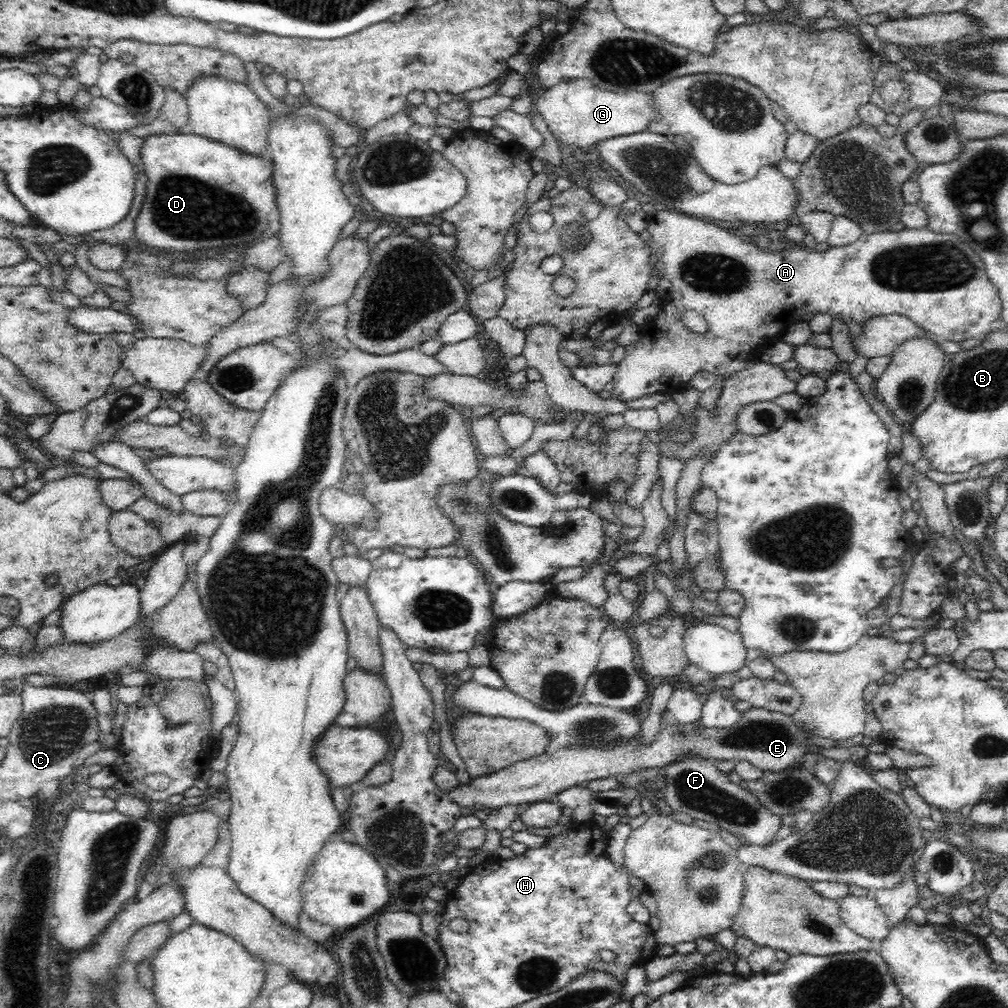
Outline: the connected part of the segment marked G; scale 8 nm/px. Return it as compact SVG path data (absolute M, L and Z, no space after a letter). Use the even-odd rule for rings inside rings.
M590 80L566 81L546 89L537 99L533 110L542 116L558 142L581 149L592 148L619 136L634 136L646 130L646 124L656 116L650 93L602 91L594 87Z

